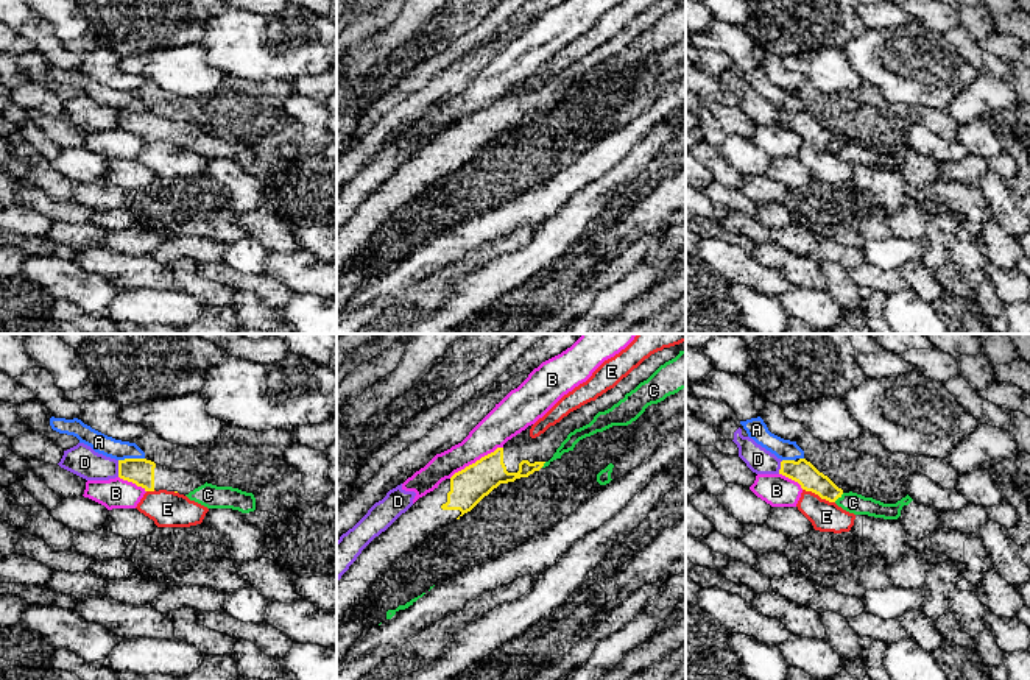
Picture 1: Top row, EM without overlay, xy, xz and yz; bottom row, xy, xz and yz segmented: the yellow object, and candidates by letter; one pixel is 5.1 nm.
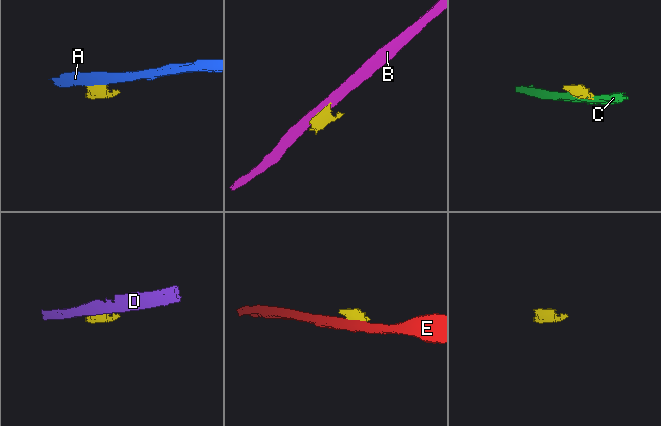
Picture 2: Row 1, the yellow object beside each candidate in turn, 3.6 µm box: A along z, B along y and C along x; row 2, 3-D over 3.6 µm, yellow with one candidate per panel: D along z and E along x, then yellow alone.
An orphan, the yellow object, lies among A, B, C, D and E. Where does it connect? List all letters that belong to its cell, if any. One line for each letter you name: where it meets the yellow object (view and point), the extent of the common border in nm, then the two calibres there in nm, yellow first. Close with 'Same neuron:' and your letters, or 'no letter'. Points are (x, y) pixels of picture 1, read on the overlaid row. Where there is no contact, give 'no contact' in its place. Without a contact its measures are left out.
Same neuron: no letter

